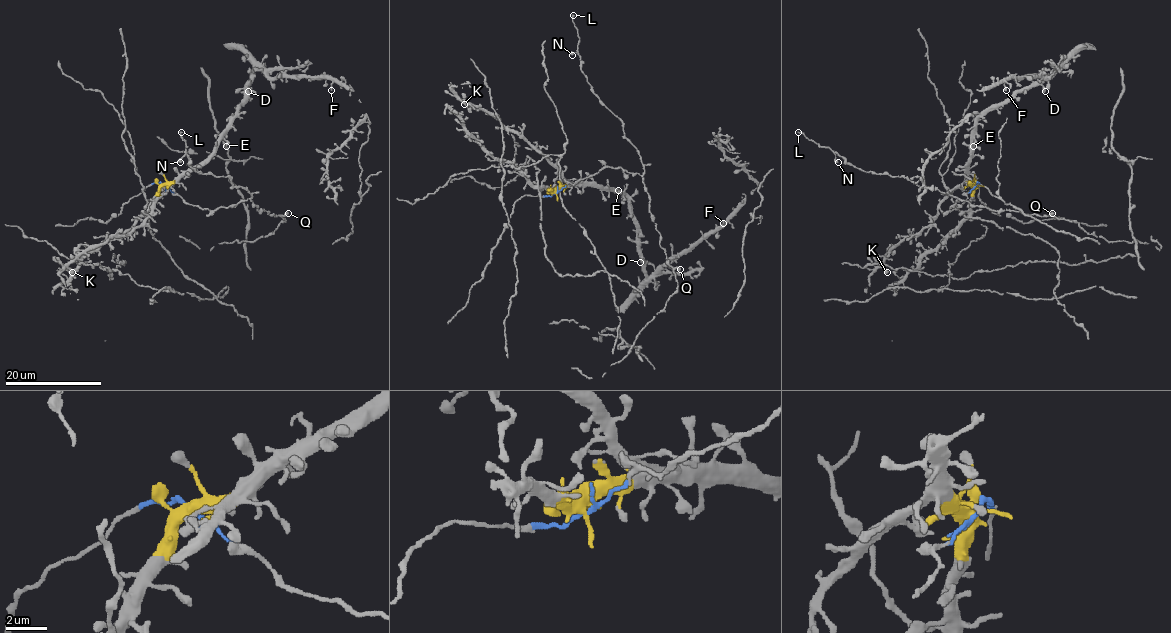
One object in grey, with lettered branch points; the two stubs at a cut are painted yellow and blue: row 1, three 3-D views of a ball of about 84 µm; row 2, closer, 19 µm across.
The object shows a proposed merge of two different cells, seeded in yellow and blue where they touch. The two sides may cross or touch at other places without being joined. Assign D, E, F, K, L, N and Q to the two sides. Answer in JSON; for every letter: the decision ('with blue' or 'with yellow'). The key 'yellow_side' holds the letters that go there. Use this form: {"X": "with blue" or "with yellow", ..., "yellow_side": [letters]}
{"D": "with yellow", "E": "with yellow", "F": "with yellow", "K": "with yellow", "L": "with blue", "N": "with blue", "Q": "with blue", "yellow_side": ["D", "E", "F", "K"]}

